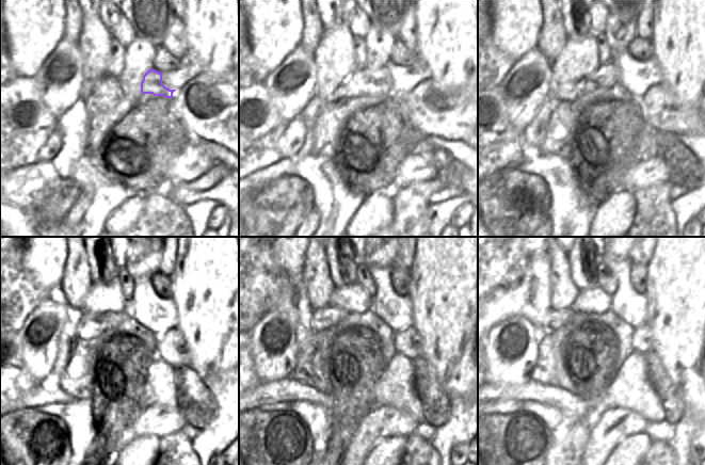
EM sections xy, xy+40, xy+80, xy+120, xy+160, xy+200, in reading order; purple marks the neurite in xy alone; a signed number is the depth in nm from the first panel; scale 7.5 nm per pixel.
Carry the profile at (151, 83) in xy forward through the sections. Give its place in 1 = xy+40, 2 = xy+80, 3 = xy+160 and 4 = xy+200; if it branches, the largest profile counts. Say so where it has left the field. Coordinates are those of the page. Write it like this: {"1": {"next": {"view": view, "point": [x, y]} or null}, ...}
{"1": {"next": {"view": "xy+40", "point": [364, 82]}}, "2": {"next": {"view": "xy+80", "point": [606, 76]}}, "3": {"next": {"view": "xy+160", "point": [321, 319]}}, "4": {"next": {"view": "xy+200", "point": [554, 320]}}}

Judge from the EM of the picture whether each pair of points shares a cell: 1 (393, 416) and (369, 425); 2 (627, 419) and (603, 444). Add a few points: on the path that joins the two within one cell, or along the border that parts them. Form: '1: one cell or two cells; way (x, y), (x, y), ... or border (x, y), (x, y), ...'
1: one cell; way (387, 421), (374, 425)
2: one cell; way (621, 426), (609, 437)

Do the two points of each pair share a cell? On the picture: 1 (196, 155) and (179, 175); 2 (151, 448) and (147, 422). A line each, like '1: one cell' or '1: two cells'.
1: one cell
2: two cells

